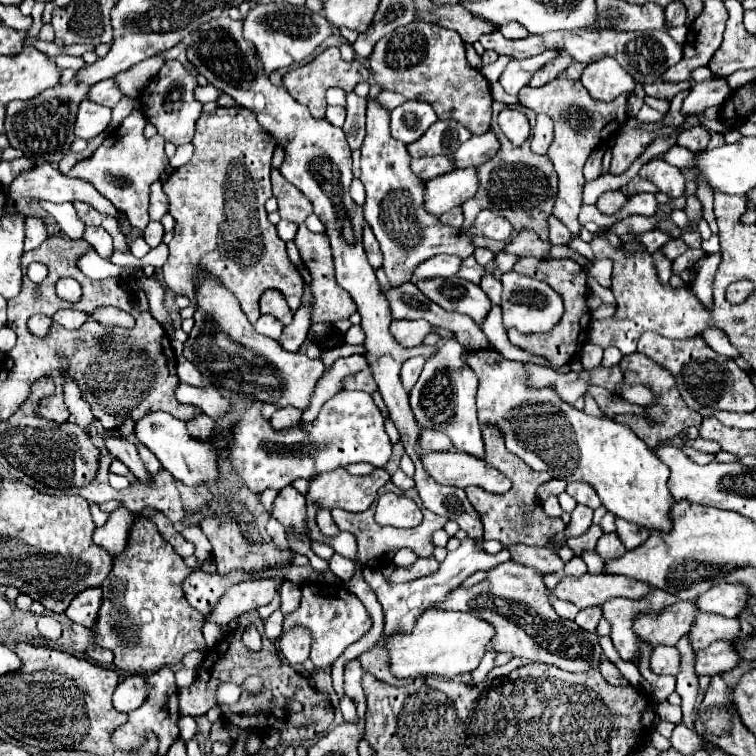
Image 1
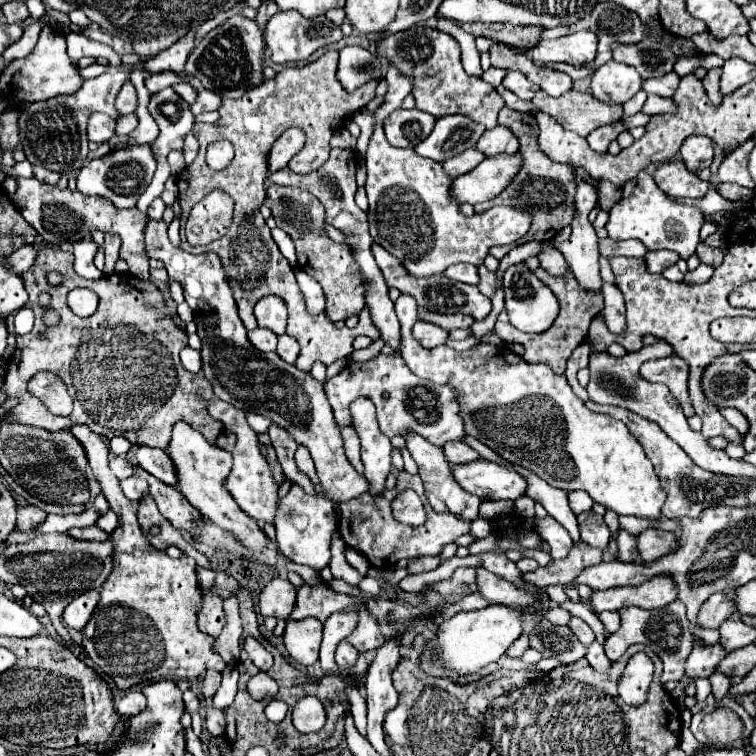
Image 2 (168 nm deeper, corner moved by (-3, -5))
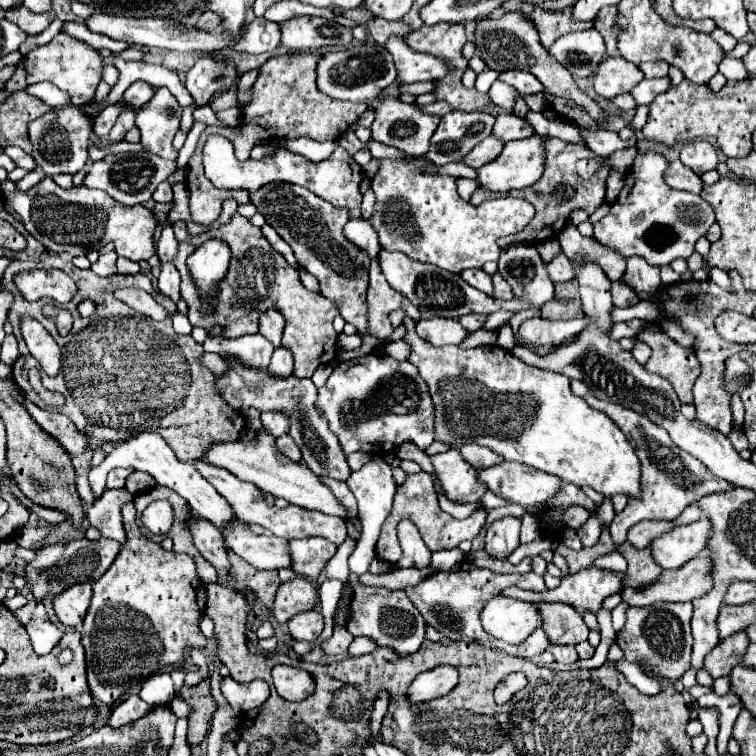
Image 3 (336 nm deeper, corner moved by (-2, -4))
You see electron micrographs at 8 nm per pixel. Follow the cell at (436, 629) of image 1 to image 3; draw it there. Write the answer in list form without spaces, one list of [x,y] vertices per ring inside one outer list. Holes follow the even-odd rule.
[[[493,597],[483,613],[481,623],[487,633],[511,645],[525,641],[535,629],[543,627],[543,615],[535,603],[527,603],[511,597]]]

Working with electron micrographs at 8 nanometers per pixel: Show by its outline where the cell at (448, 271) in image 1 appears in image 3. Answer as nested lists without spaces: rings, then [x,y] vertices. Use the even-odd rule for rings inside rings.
[[[467,269],[461,273],[461,277],[475,289],[487,293],[489,297],[493,295],[493,283],[491,283],[491,275],[483,273],[483,269]]]

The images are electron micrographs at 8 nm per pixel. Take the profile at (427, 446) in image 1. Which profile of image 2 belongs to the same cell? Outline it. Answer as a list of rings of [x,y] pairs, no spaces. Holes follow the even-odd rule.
[[[446,442],[442,446],[442,452],[450,464],[468,464],[478,460],[478,452],[464,442]]]

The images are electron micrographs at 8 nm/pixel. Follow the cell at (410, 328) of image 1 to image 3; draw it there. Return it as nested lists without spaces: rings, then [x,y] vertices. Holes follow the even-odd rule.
[[[431,317],[421,319],[417,323],[417,335],[435,347],[443,347],[443,345],[459,345],[469,333],[455,319]]]

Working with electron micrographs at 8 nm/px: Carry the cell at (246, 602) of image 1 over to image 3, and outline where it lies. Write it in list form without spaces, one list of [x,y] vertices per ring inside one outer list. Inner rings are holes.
[[[295,577],[291,581],[281,583],[281,587],[277,589],[273,617],[277,623],[287,623],[293,615],[311,611],[317,605],[319,605],[319,595],[313,583],[303,577]]]

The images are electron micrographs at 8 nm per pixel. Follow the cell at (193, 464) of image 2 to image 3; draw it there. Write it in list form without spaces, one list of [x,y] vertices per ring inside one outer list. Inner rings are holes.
[[[231,521],[231,529],[227,529],[225,543],[231,551],[243,557],[247,563],[257,569],[281,569],[291,567],[289,541],[283,537],[275,537],[271,533],[255,535],[243,521]]]

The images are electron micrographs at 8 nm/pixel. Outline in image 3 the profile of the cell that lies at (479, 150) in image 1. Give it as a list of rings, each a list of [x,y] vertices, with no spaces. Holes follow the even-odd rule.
[[[505,113],[501,117],[497,117],[495,121],[495,127],[493,127],[493,135],[497,137],[503,137],[505,141],[511,141],[511,139],[525,139],[525,137],[531,137],[535,133],[533,125],[527,121],[527,119],[521,119],[513,113]]]

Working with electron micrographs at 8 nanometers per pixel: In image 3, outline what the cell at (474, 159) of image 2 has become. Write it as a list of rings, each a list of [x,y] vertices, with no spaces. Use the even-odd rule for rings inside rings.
[[[489,135],[483,143],[479,143],[479,145],[473,149],[463,161],[465,161],[467,165],[479,169],[479,167],[491,163],[493,159],[497,159],[499,153],[503,151],[503,147],[505,147],[505,141],[503,141],[503,139],[499,139],[499,137],[495,137],[495,135]]]

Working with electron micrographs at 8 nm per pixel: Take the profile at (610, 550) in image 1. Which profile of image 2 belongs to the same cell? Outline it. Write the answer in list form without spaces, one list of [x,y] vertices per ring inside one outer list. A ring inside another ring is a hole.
[[[620,530],[618,536],[616,536],[616,546],[618,546],[616,560],[620,560],[620,562],[634,562],[634,560],[638,560],[638,556],[636,556],[636,536]]]

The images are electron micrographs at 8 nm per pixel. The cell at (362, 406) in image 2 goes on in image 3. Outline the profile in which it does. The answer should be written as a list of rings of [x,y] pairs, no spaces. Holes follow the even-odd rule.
[[[373,457],[359,471],[351,473],[351,477],[347,479],[347,485],[349,485],[349,489],[353,491],[353,495],[359,503],[359,519],[361,519],[361,525],[363,525],[363,535],[361,535],[355,551],[349,557],[349,571],[355,573],[355,575],[361,575],[361,573],[367,573],[369,561],[375,559],[375,543],[379,539],[381,525],[391,511],[391,503],[393,503],[393,497],[397,493],[397,483],[393,479],[391,467],[381,457]]]

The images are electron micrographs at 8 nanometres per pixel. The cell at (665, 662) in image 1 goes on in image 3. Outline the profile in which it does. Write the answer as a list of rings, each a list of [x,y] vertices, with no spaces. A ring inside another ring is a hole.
[[[739,631],[739,633],[735,633],[735,637],[729,637],[727,641],[719,643],[707,655],[707,661],[703,667],[711,673],[713,679],[729,675],[731,669],[741,663],[743,655],[747,653],[747,647],[749,647],[749,637],[747,637],[747,633]]]

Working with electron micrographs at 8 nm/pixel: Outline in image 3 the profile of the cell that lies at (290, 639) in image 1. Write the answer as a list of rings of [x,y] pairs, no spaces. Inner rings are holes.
[[[305,611],[295,615],[289,623],[289,635],[297,641],[315,641],[323,631],[323,615],[321,611]]]

